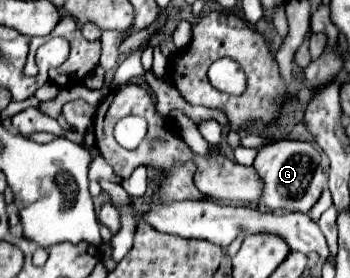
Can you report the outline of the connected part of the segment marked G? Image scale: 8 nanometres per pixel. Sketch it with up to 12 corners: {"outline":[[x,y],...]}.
{"outline":[[307,141],[259,147],[259,203],[301,211],[317,203],[329,159]]}

